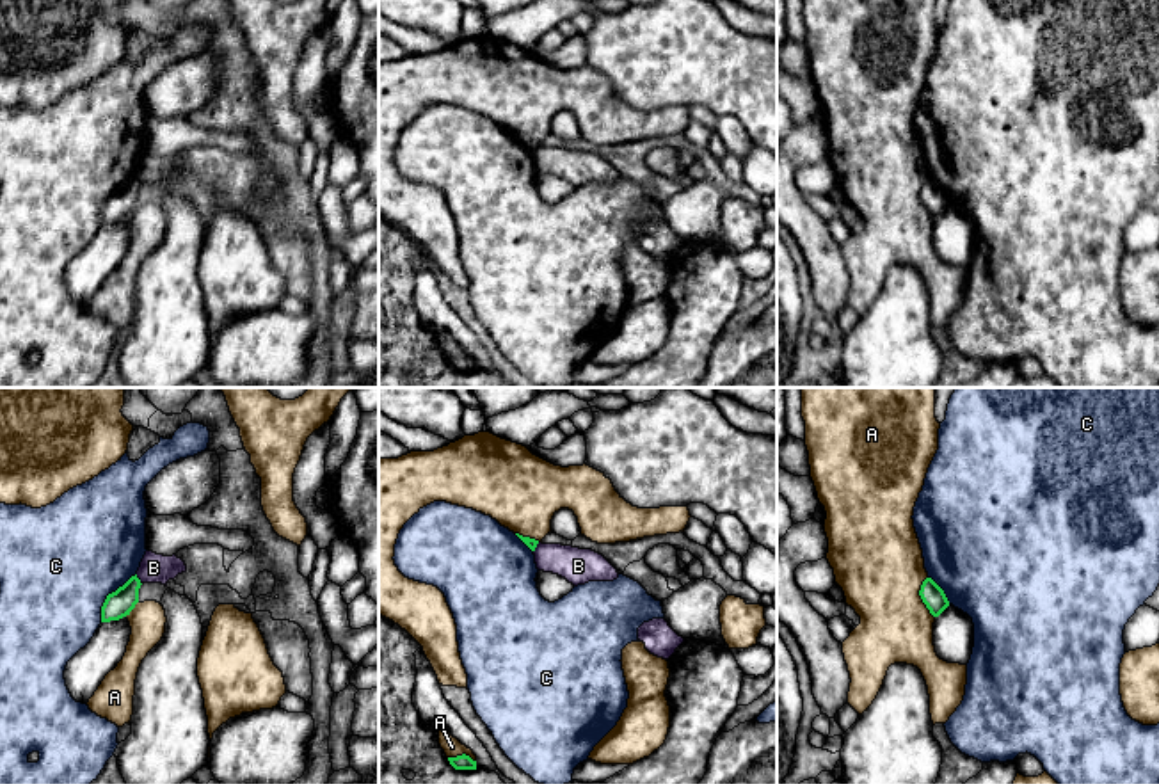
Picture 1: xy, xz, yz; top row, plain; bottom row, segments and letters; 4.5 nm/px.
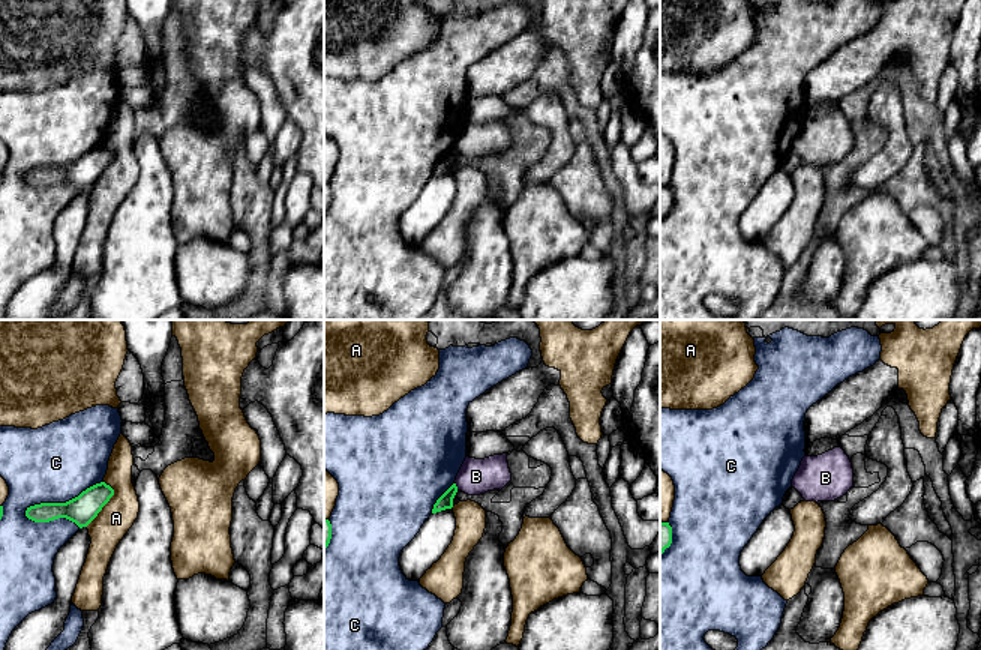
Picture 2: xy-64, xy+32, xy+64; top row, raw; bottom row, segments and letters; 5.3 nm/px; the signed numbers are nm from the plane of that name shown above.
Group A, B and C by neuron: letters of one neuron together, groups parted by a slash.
A / B / C

